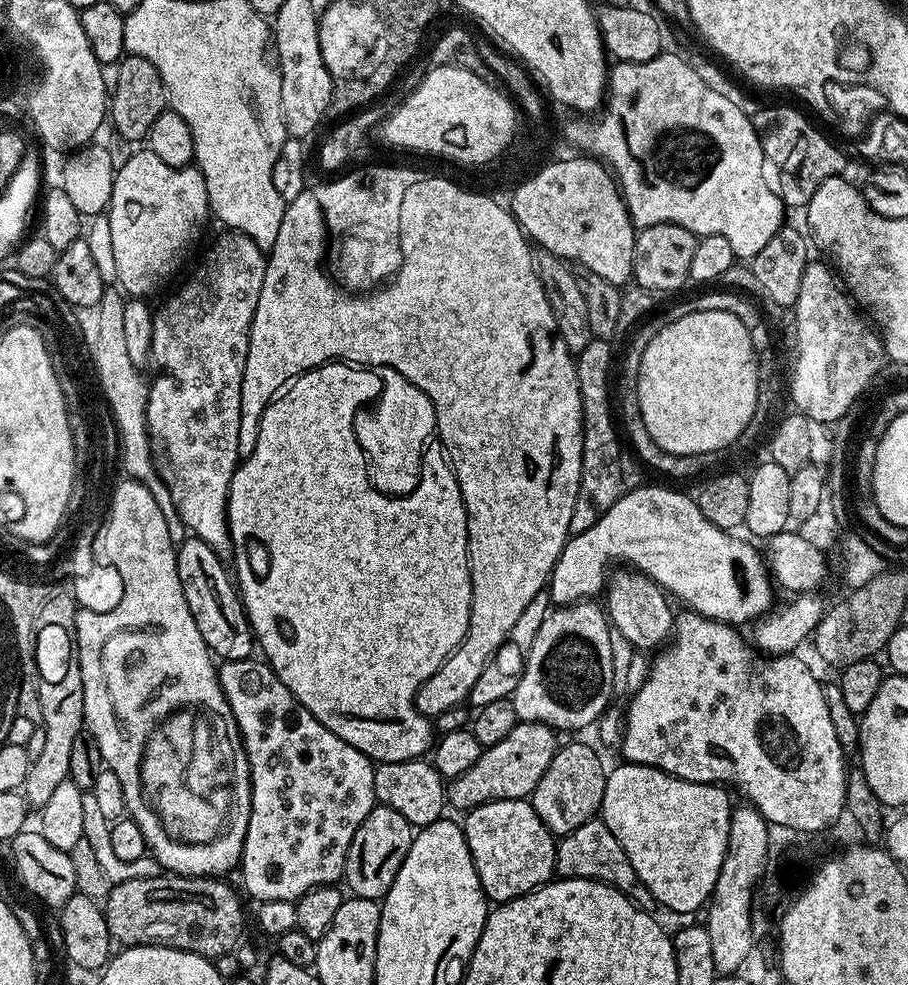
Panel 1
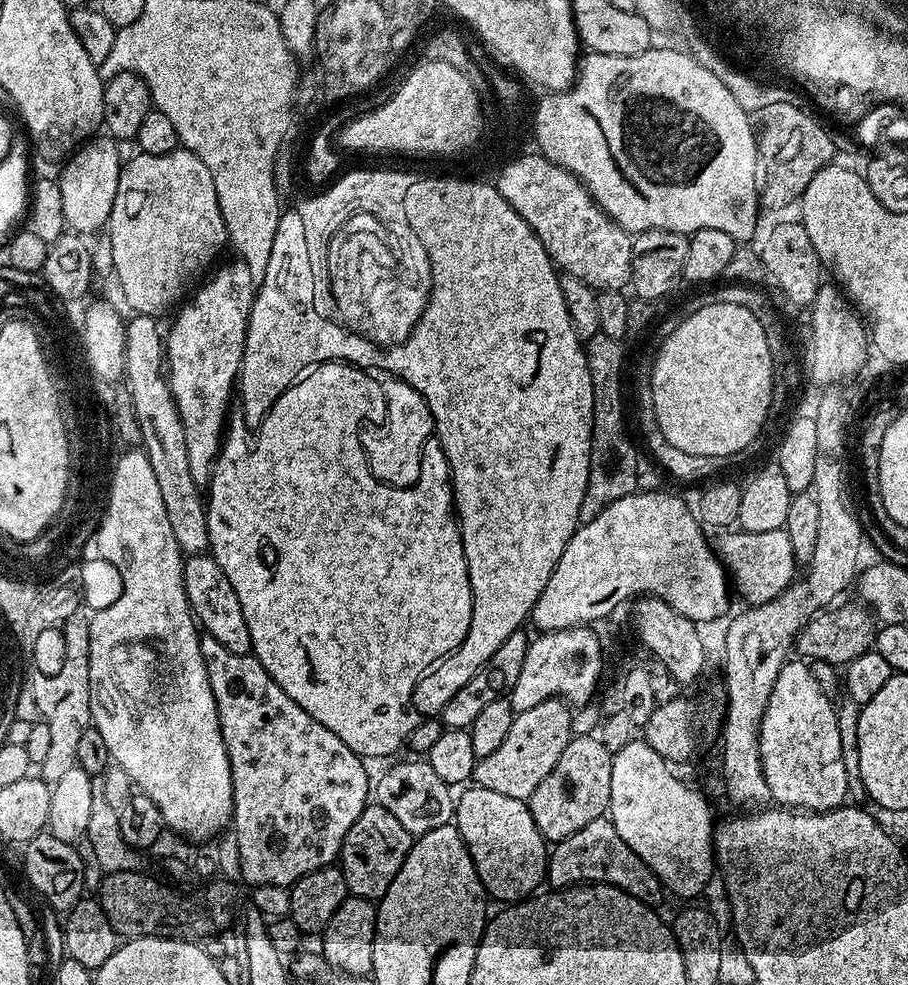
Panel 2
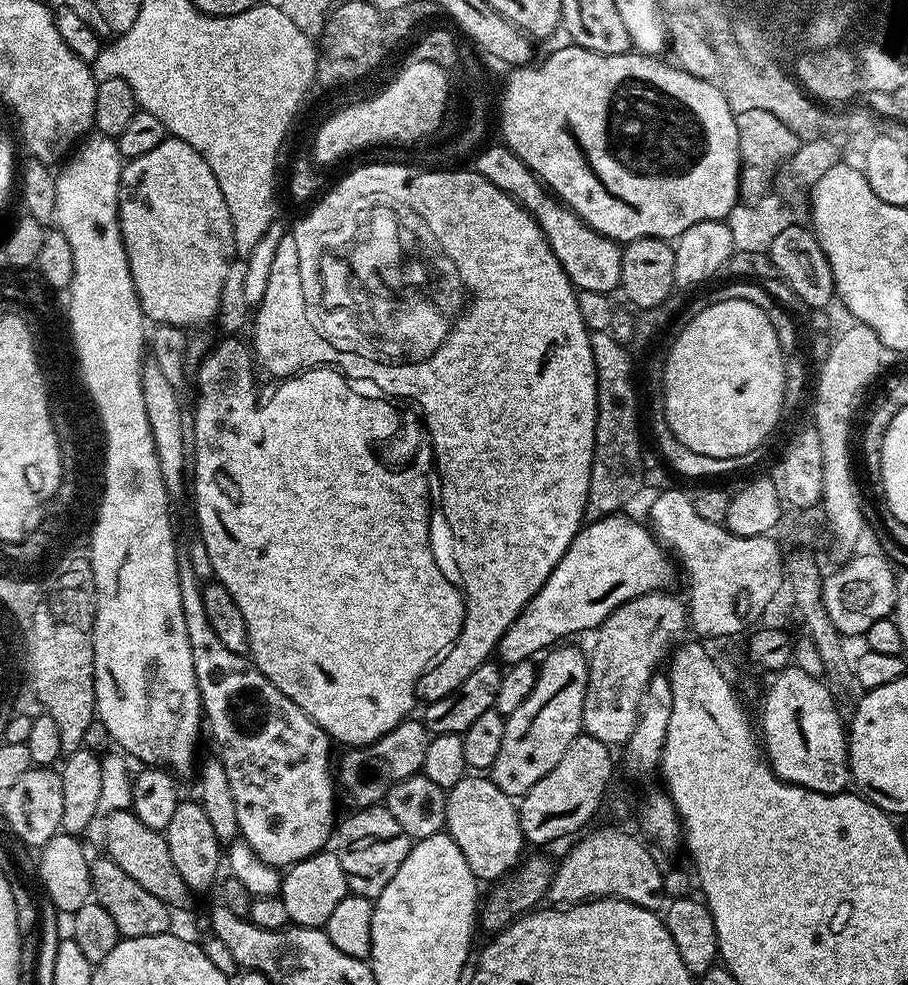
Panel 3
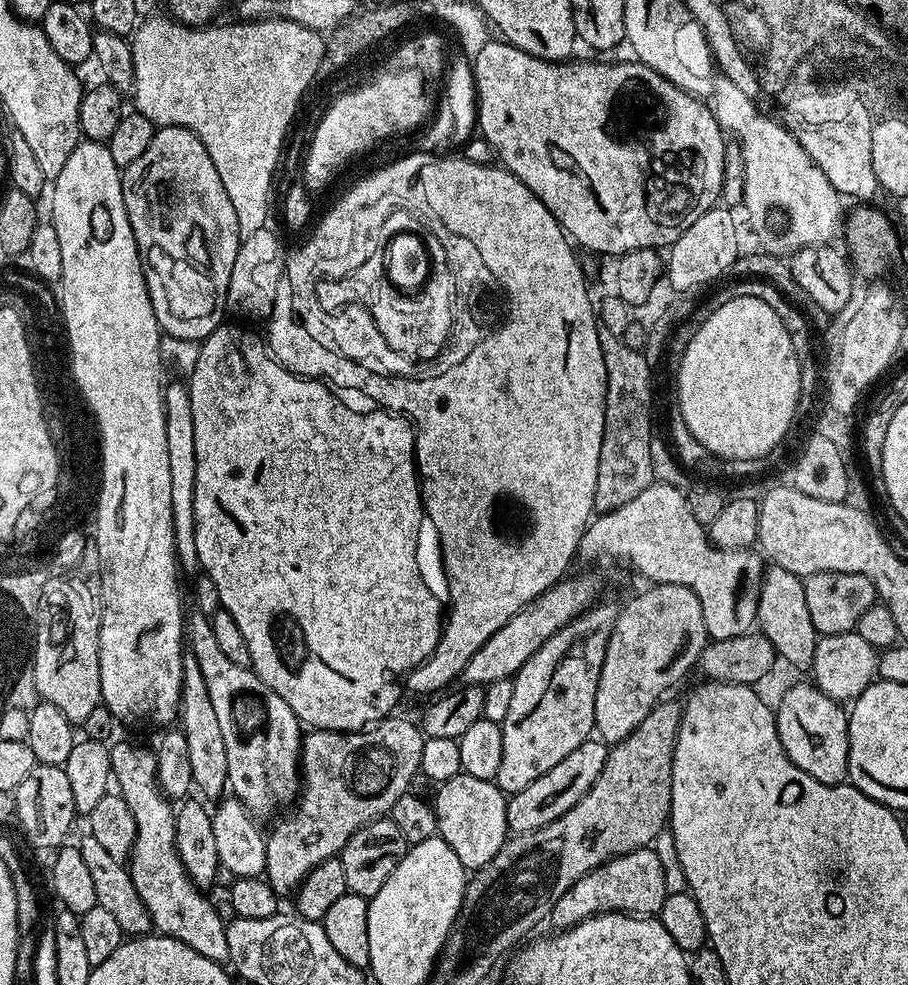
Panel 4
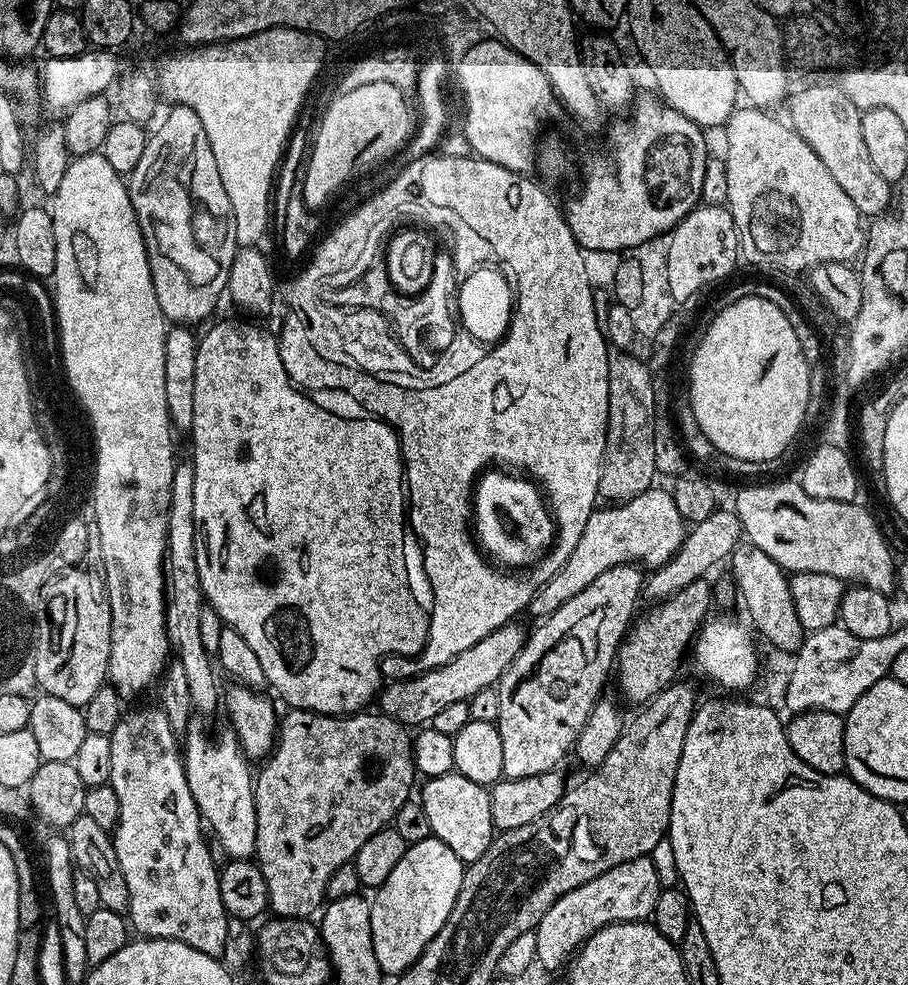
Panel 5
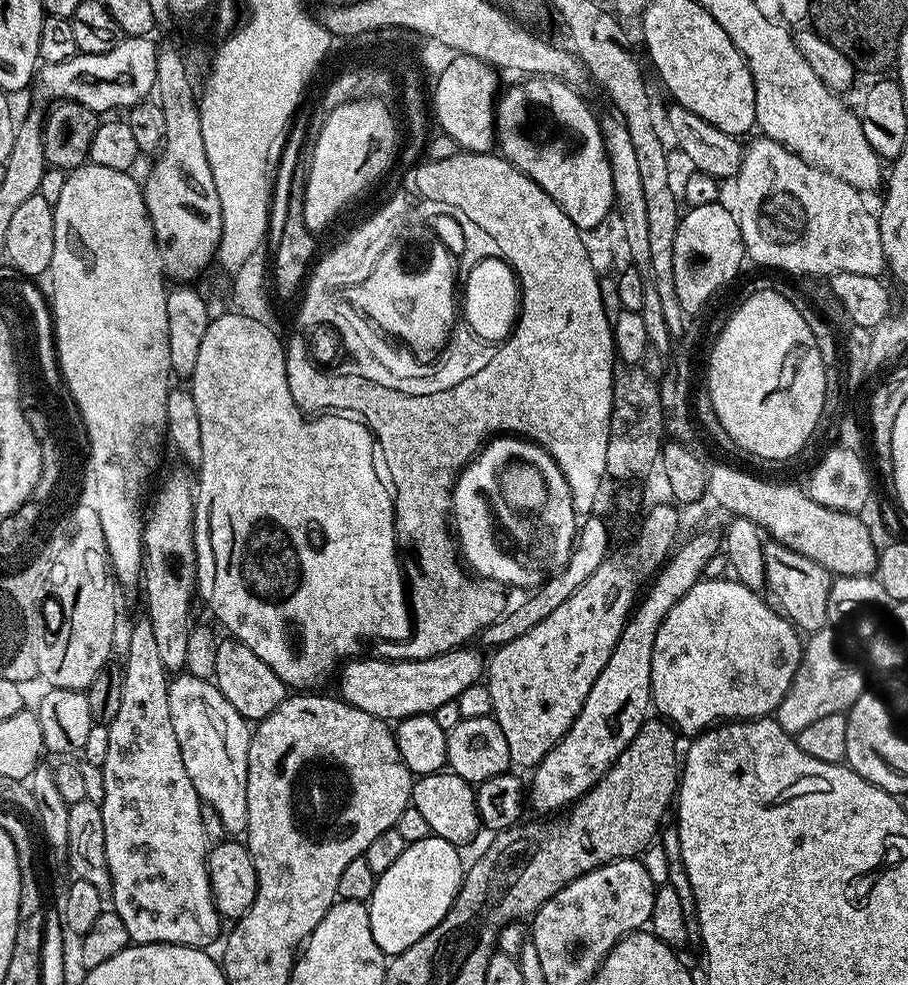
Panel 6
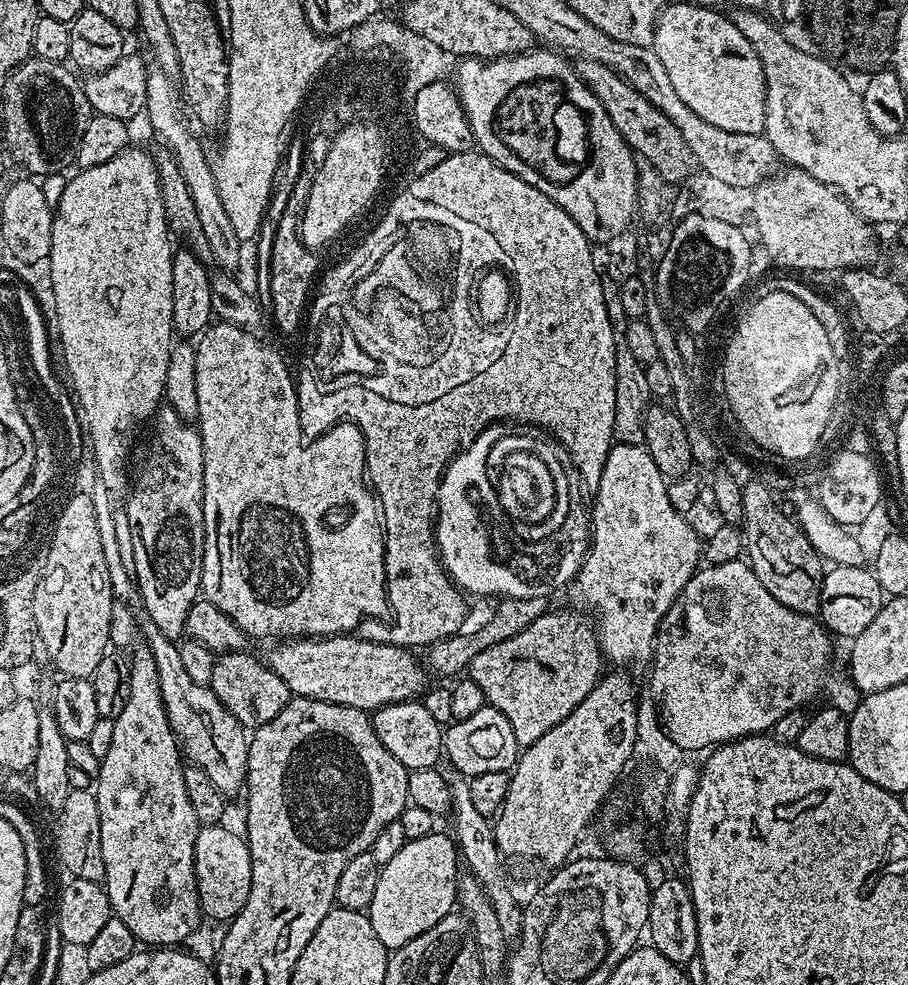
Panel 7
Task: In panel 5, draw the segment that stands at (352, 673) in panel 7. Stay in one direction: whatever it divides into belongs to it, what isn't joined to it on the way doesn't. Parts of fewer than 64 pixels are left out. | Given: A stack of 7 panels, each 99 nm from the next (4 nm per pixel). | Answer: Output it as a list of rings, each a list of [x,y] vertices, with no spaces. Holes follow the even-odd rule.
[[[513,622],[498,626],[498,630],[474,642],[470,650],[462,650],[458,658],[450,658],[446,666],[438,666],[409,680],[385,683],[378,696],[379,711],[405,726],[428,726],[444,707],[453,702],[468,701],[471,696],[478,694],[478,690],[499,685],[502,674],[508,669],[510,662],[518,658],[518,650],[522,650],[526,639],[525,629],[520,629],[518,625],[519,623]]]

